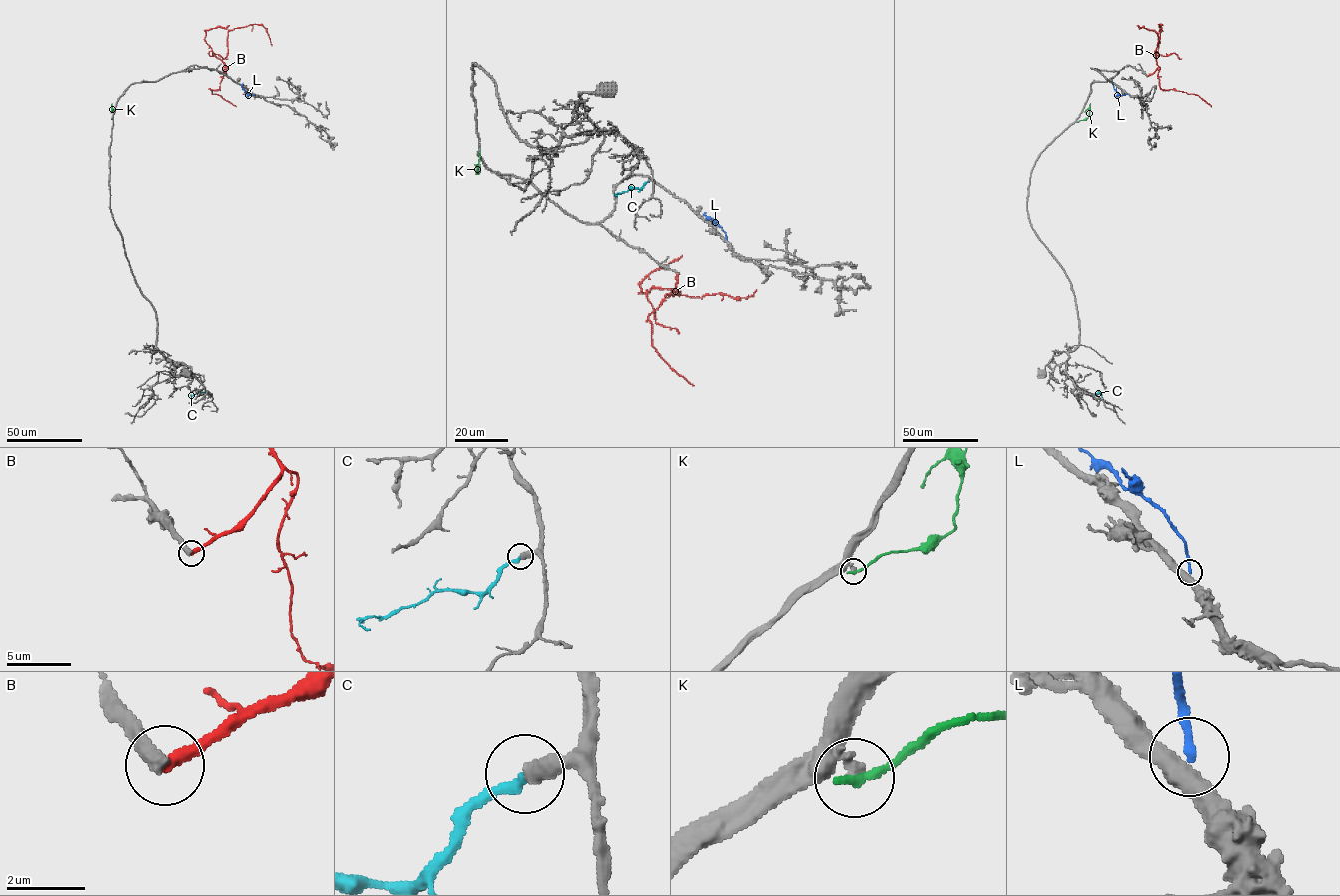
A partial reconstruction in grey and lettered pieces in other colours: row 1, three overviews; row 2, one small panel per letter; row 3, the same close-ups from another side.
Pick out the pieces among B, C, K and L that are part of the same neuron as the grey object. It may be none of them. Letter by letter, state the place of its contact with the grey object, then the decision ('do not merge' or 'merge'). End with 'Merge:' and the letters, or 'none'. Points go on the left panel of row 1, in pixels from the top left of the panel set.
B: (227, 76) | do not merge
C: (210, 394) | merge
K: (113, 122) | do not merge
L: (254, 94) | do not merge
Merge: C

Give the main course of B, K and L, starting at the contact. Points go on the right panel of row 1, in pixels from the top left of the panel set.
B: (1147, 76), (1158, 67), (1155, 57), (1159, 24), (1157, 46)
K: (1077, 122), (1088, 117), (1090, 103)
L: (1128, 94), (1119, 95), (1112, 83)

